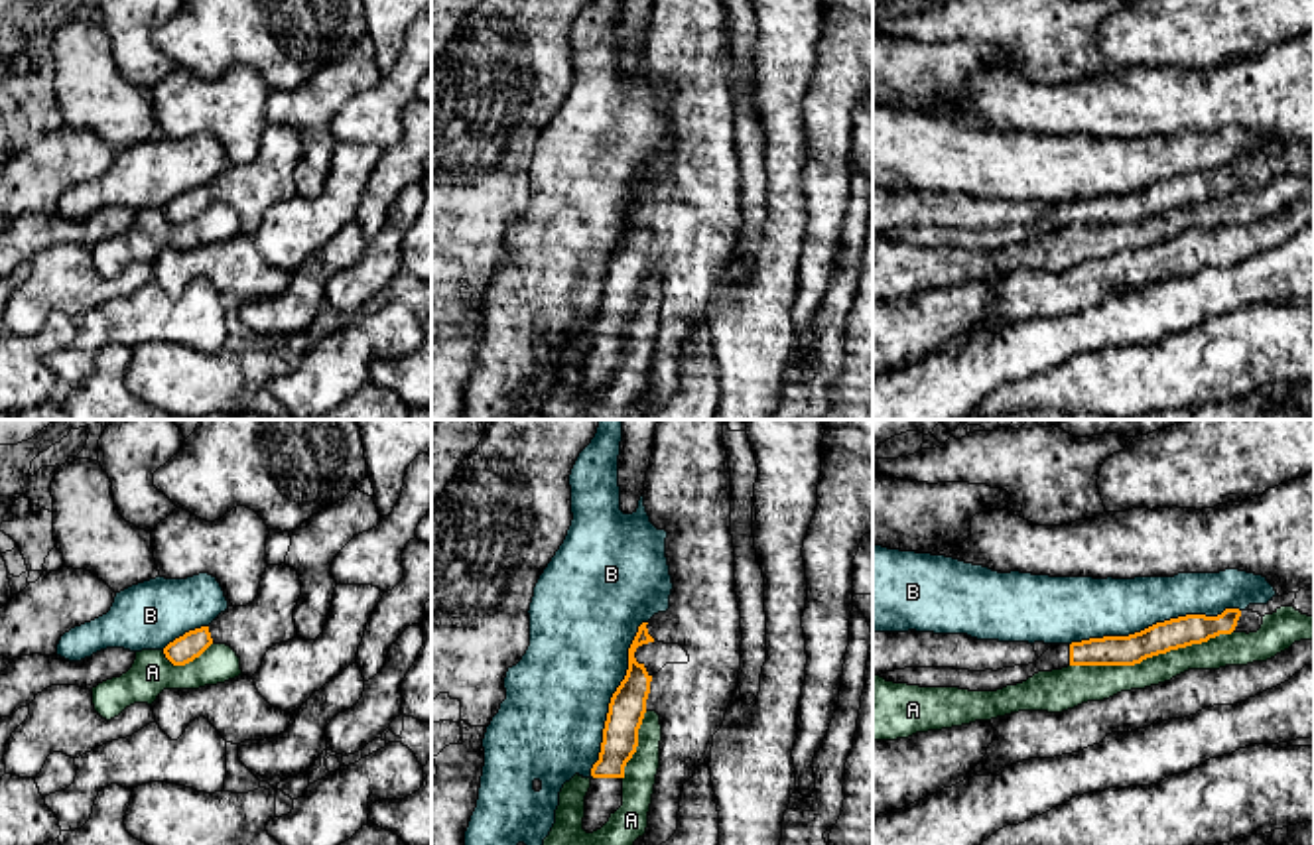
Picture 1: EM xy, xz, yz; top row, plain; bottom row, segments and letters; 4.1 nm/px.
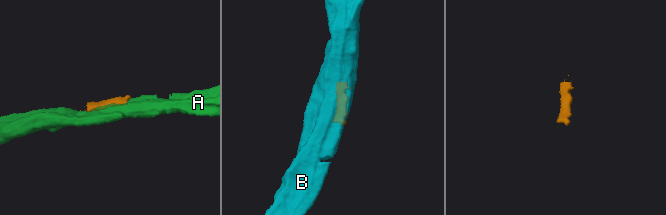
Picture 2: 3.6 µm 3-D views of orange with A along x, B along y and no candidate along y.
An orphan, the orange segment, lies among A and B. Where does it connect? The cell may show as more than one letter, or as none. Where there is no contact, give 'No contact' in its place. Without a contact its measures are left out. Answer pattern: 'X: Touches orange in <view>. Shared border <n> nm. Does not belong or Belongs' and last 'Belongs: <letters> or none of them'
A: Touches orange in yz. Shared border 700 nm. Does not belong
B: Touches orange in yz. Shared border 700 nm. Does not belong
Belongs: none of them

